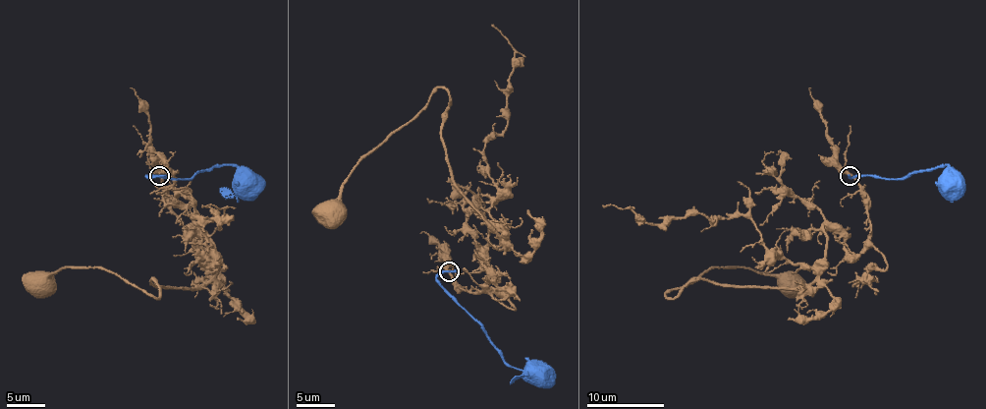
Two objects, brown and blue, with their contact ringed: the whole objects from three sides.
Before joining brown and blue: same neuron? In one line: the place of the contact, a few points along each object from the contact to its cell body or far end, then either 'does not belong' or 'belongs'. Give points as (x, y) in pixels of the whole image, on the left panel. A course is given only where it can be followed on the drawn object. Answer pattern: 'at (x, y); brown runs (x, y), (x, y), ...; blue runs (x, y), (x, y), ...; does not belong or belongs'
at (159, 176); brown runs (158, 175), (195, 257), (195, 229), (212, 247), (214, 275), (152, 279), (158, 297), (68, 267), (40, 295); blue runs (158, 175), (146, 177), (190, 179), (198, 171), (234, 165), (247, 181); does not belong

